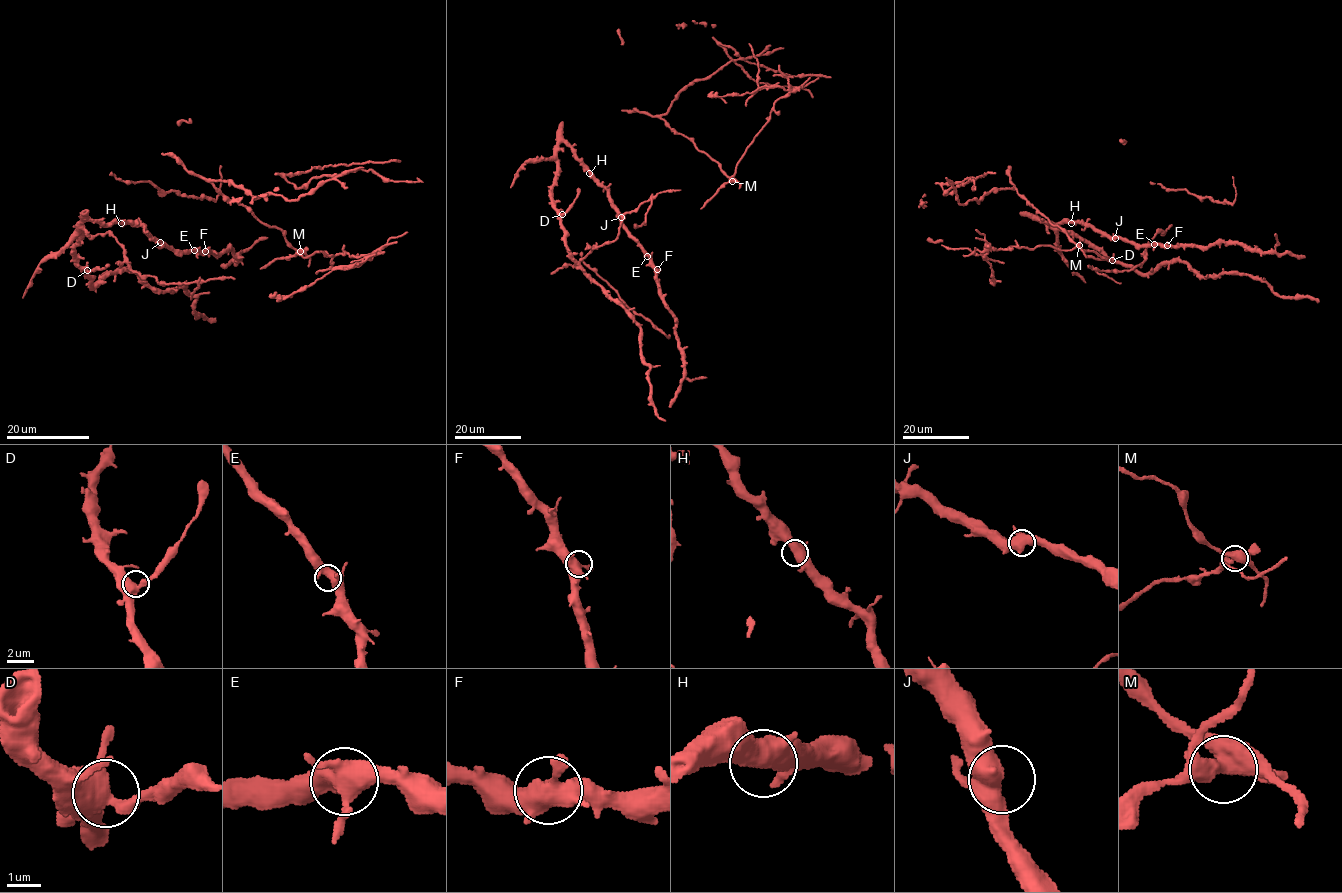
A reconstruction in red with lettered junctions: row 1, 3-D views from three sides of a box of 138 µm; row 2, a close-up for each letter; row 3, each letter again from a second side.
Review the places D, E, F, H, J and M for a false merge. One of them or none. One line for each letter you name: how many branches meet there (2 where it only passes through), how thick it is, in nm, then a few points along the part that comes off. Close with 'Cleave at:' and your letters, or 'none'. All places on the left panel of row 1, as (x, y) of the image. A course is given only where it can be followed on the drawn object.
M: 4 | 480 nm | (300, 251), (303, 257), (316, 251), (372, 254), (358, 266), (334, 268), (285, 298), (270, 295)
Cleave at: M

